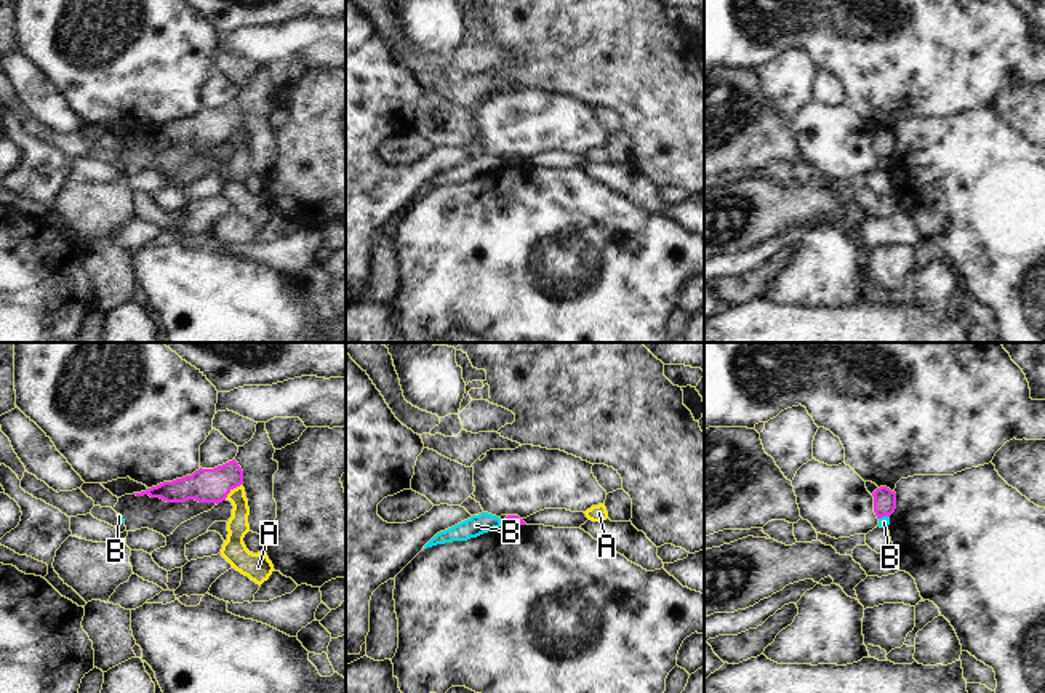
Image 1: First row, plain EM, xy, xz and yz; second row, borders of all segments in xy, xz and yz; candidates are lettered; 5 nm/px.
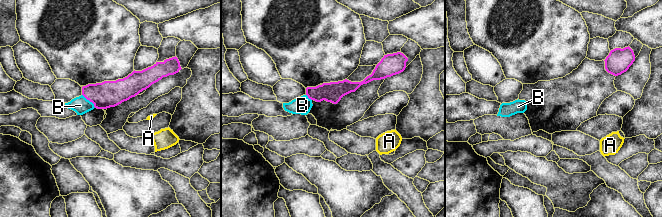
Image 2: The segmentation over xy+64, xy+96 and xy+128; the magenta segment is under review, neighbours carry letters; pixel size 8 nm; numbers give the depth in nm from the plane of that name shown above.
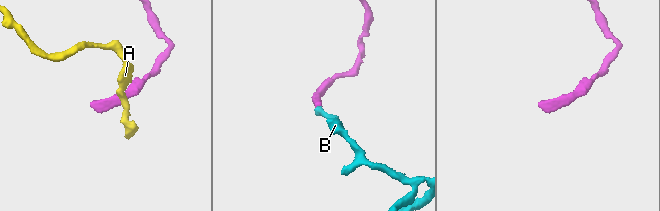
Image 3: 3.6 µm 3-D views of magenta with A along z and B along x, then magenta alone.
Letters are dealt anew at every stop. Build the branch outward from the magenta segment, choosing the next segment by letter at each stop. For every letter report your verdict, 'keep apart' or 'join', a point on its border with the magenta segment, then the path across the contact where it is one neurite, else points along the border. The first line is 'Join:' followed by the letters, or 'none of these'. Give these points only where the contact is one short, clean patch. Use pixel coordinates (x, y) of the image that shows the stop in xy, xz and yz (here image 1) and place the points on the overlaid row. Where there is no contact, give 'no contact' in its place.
Join: none of these
A: keep apart; meets magenta in xy at (232, 488); border along xy (242, 484), (224, 498)
B: keep apart; meets magenta in yz at (884, 516); border along yz (888, 516), (879, 519)

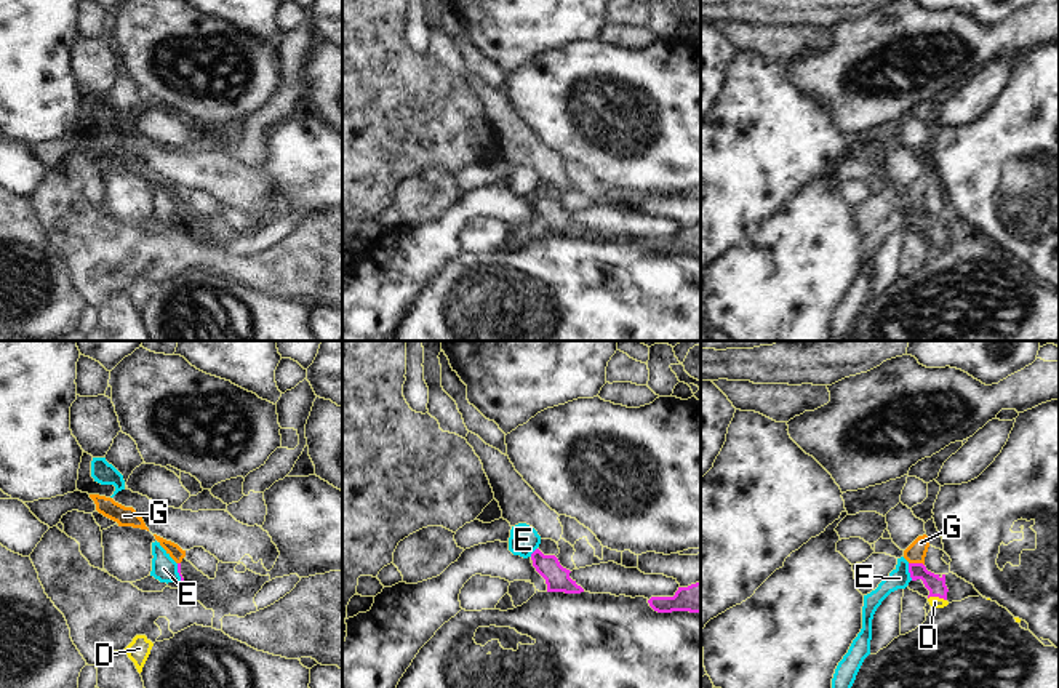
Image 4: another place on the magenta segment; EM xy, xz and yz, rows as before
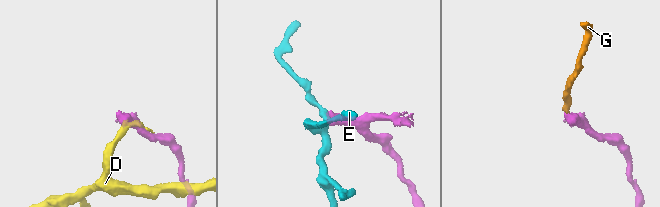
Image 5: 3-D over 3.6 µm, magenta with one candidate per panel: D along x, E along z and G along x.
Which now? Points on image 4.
Join: D, G
D: join; meets magenta in yz at (938, 596); runs through yz (936, 586), (938, 596), (935, 602)
E: keep apart; meets magenta in yz at (909, 572); border along yz (907, 564), (912, 580)
G: join; meets magenta in yz at (917, 564); runs through yz (936, 586), (917, 564), (915, 552)

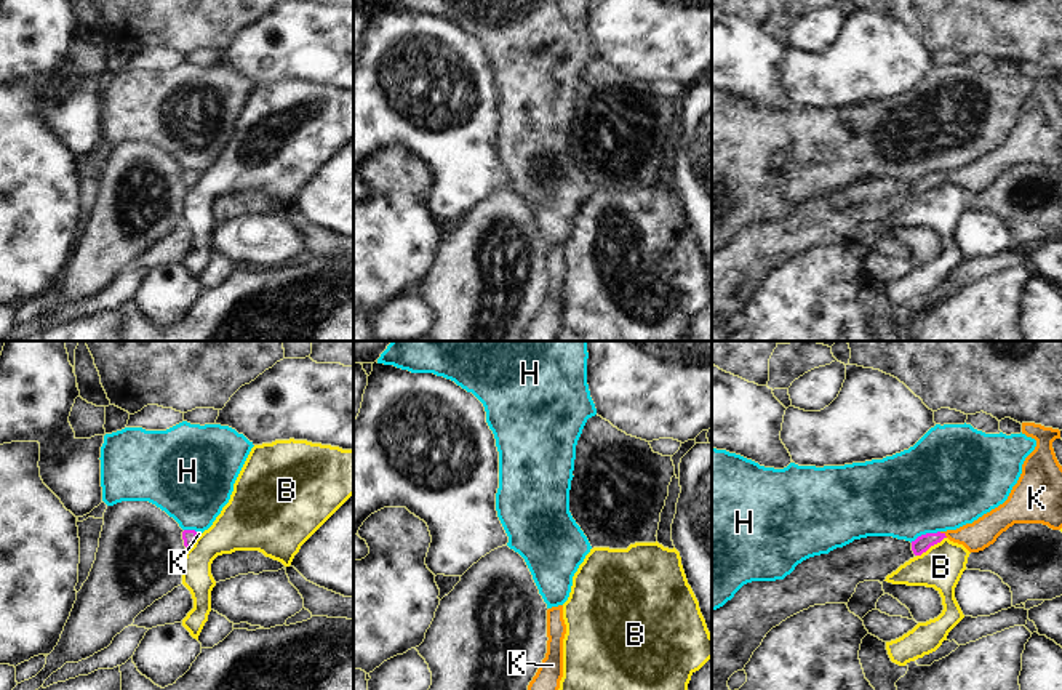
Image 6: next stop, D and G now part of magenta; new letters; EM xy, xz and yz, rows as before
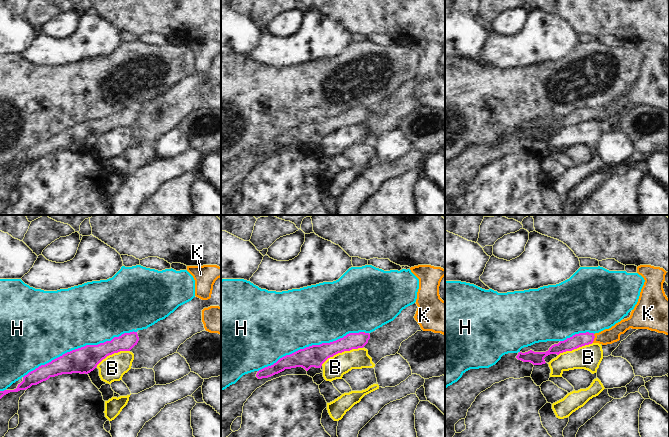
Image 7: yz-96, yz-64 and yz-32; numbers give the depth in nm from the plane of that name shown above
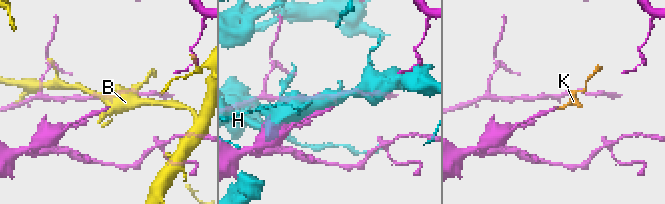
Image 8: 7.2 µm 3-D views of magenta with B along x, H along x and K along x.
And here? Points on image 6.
Join: K
B: keep apart; meets magenta in yz at (931, 545)
H: keep apart; meets magenta in yz at (926, 533)
K: join; meets magenta in yz at (944, 533); runs through yz (925, 541), (944, 533), (981, 533)

